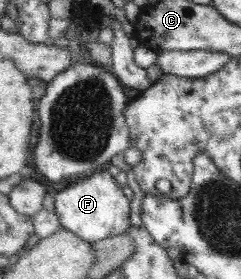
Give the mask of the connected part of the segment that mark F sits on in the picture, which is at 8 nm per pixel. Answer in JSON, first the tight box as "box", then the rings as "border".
{"box":[54,171,130,243],"border":[[[99,171],[91,174],[89,178],[73,184],[54,196],[54,213],[62,228],[79,236],[85,242],[94,243],[111,236],[127,232],[130,227],[129,199],[123,194],[116,180],[108,171]]]}

